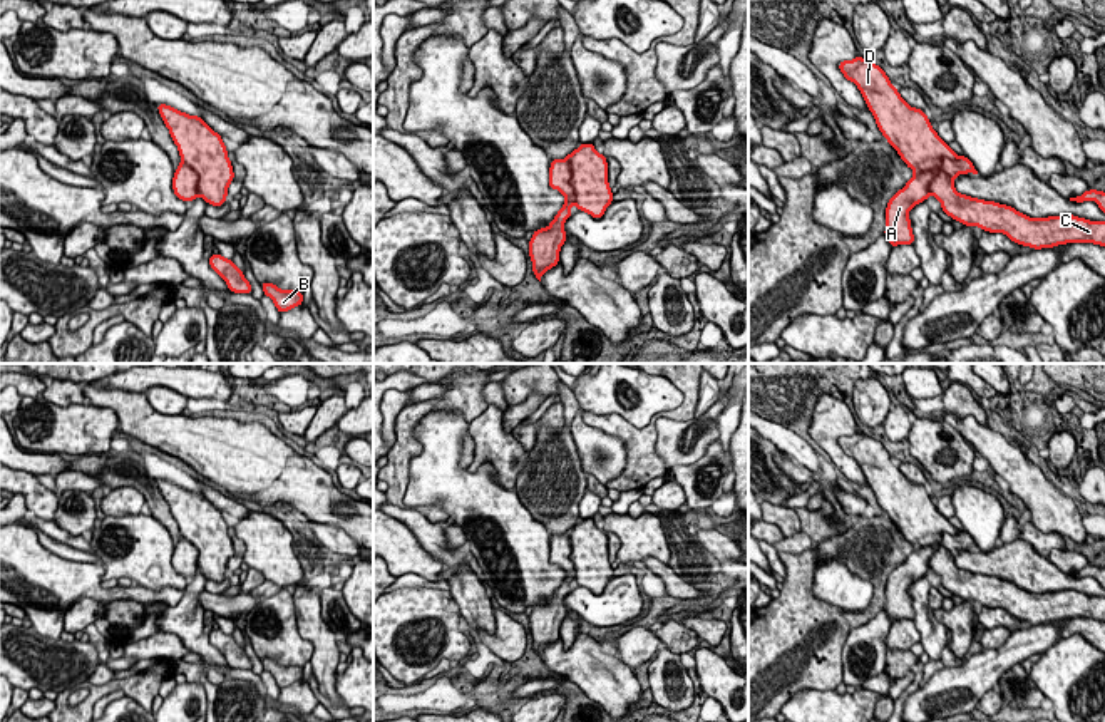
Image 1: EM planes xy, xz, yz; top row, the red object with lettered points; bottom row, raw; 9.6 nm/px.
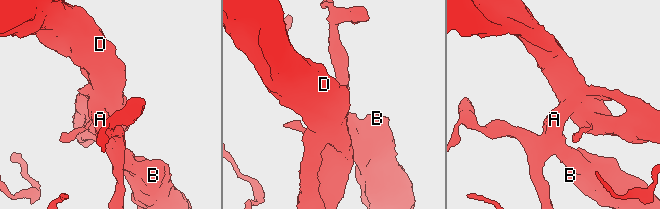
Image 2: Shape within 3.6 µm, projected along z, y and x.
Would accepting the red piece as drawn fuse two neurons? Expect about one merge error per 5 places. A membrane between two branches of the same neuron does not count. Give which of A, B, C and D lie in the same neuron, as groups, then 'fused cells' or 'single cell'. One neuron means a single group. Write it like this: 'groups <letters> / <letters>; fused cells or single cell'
groups A B C D; single cell

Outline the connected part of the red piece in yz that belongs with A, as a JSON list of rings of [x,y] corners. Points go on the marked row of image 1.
[[[862,59],[839,62],[844,77],[857,85],[886,141],[897,151],[914,176],[886,208],[884,235],[891,246],[914,245],[909,211],[933,194],[943,211],[964,226],[1003,233],[1033,250],[1066,243],[1105,246],[1105,221],[1073,214],[1030,218],[1011,206],[961,194],[954,188],[959,174],[978,174],[966,156],[956,152],[933,129],[926,112],[911,107],[891,84],[886,72]]]

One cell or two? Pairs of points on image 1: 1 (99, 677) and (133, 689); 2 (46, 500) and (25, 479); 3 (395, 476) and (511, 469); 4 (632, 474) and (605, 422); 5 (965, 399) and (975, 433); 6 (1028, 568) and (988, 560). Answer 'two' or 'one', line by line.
1: two
2: one
3: two
4: one
5: two
6: one

